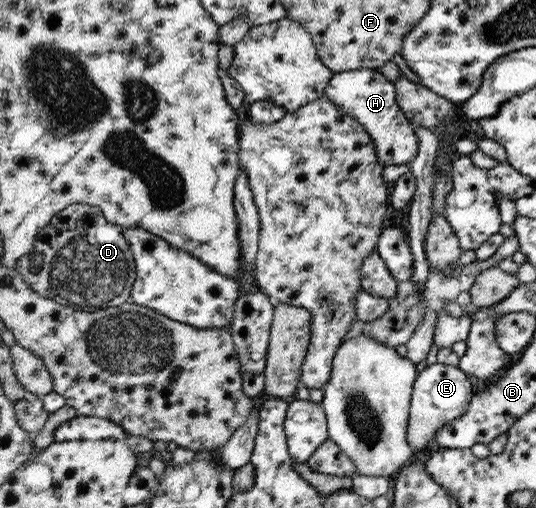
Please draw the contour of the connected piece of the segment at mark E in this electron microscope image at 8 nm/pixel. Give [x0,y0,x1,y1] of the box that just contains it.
[408,363,472,457]

